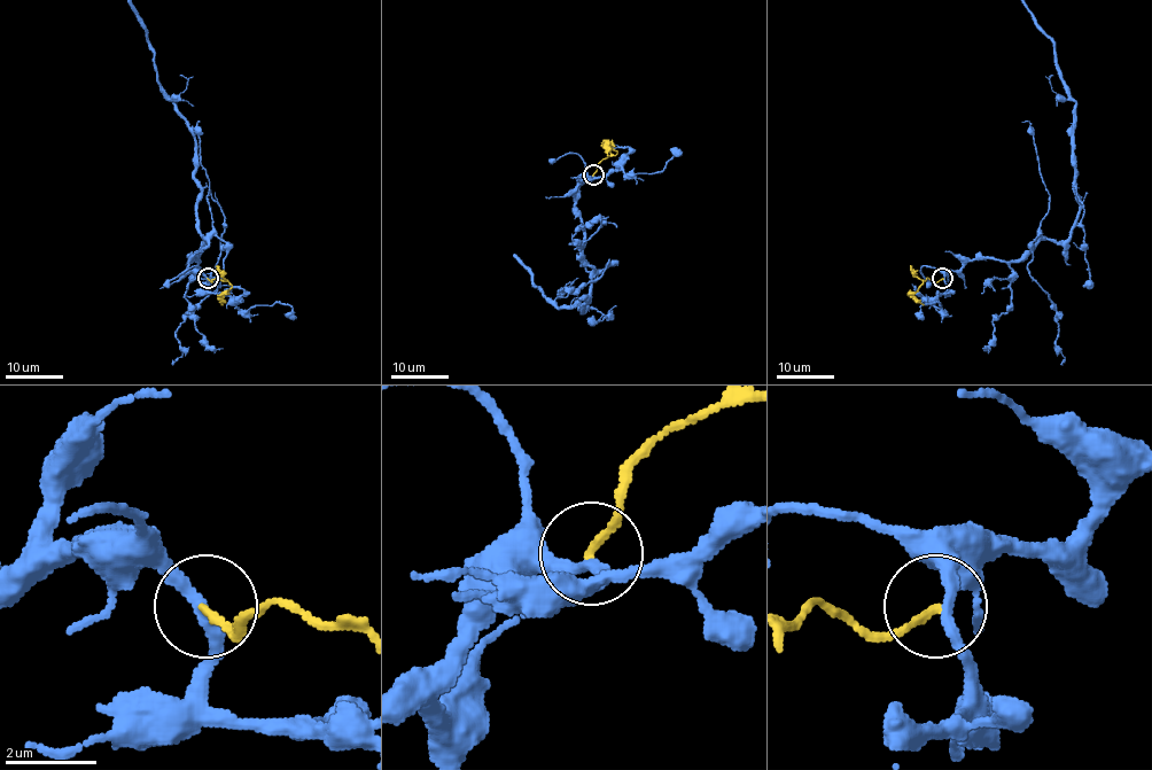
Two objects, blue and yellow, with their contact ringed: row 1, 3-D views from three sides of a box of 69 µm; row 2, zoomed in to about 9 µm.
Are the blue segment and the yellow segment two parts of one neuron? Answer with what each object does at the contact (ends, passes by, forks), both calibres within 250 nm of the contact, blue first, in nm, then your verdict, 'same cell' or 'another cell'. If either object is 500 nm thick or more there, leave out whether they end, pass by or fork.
blue passes by | yellow ends | 260/160 nm | another cell

